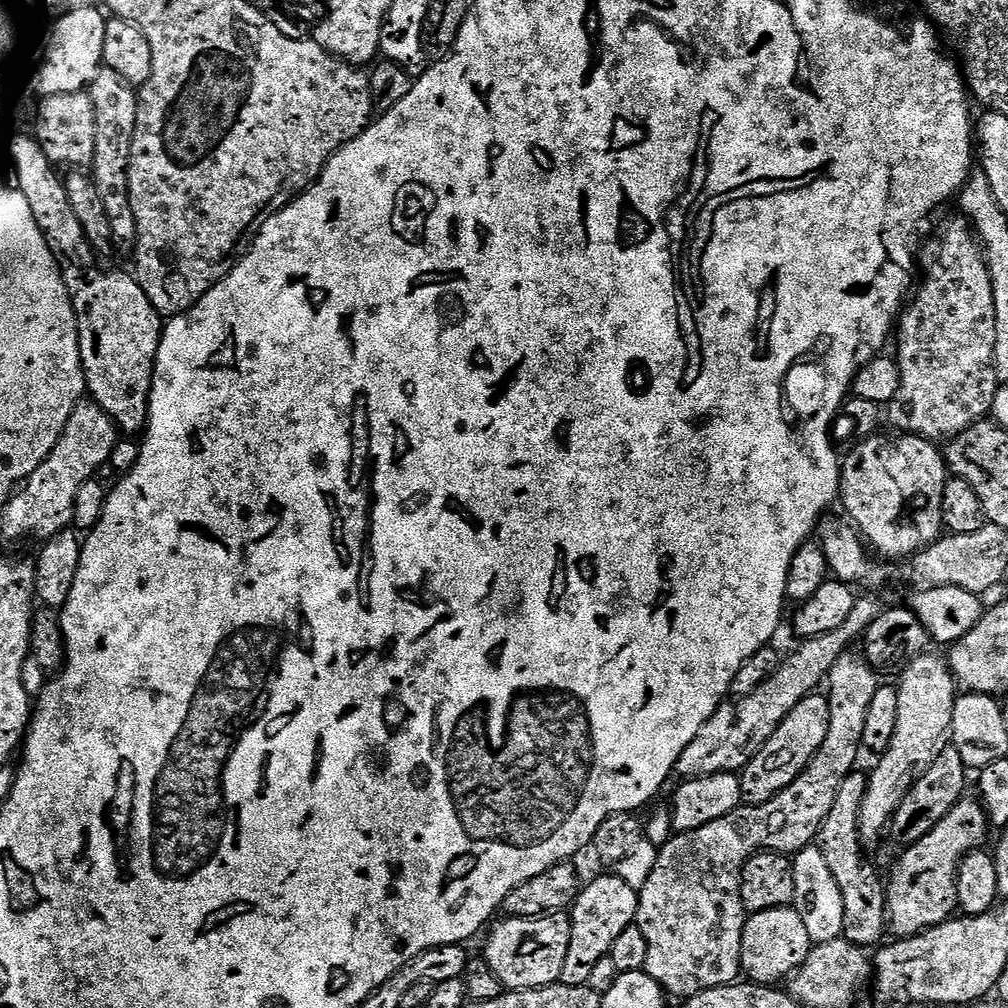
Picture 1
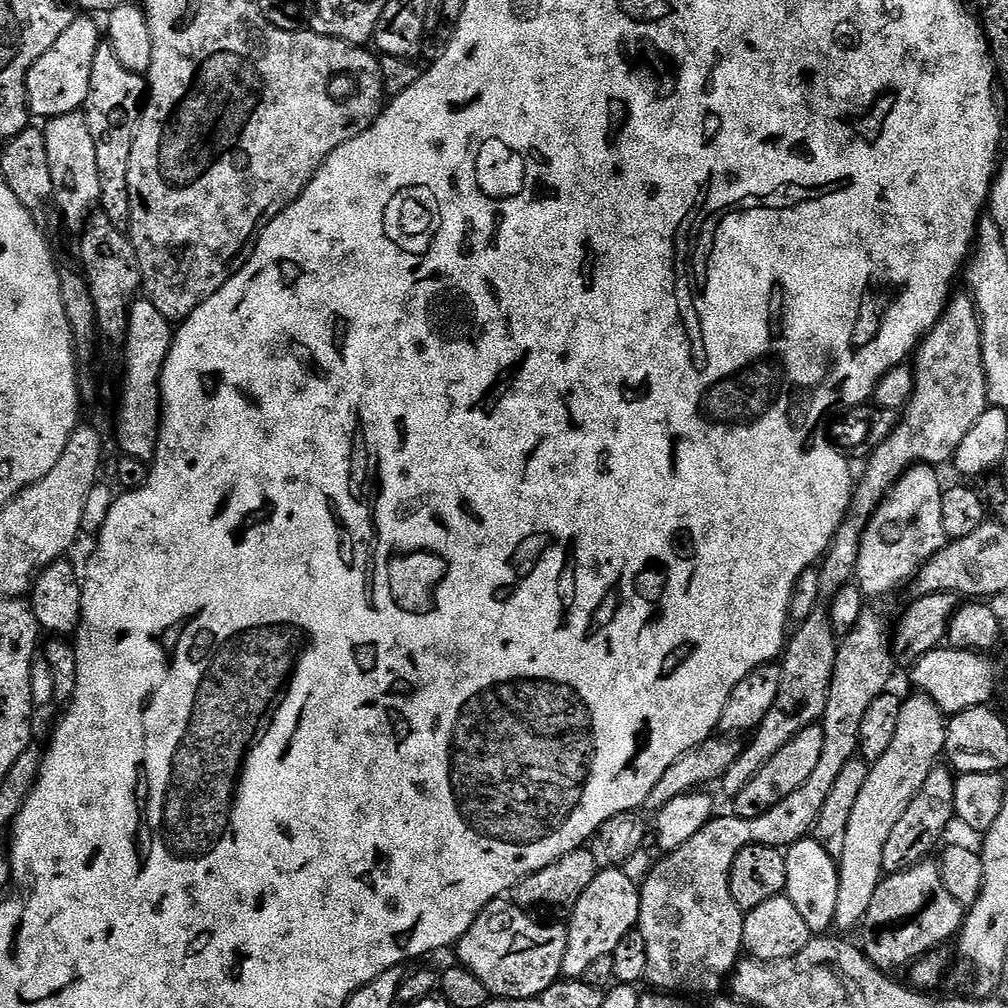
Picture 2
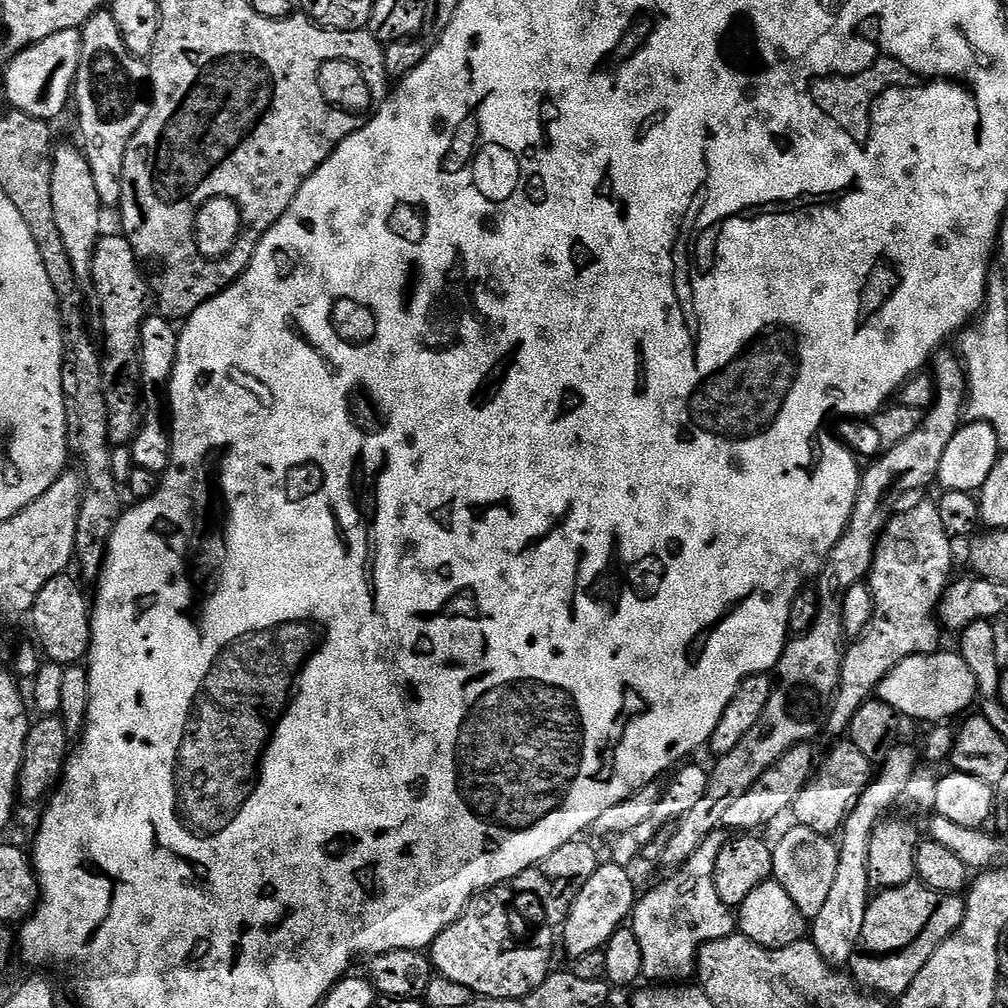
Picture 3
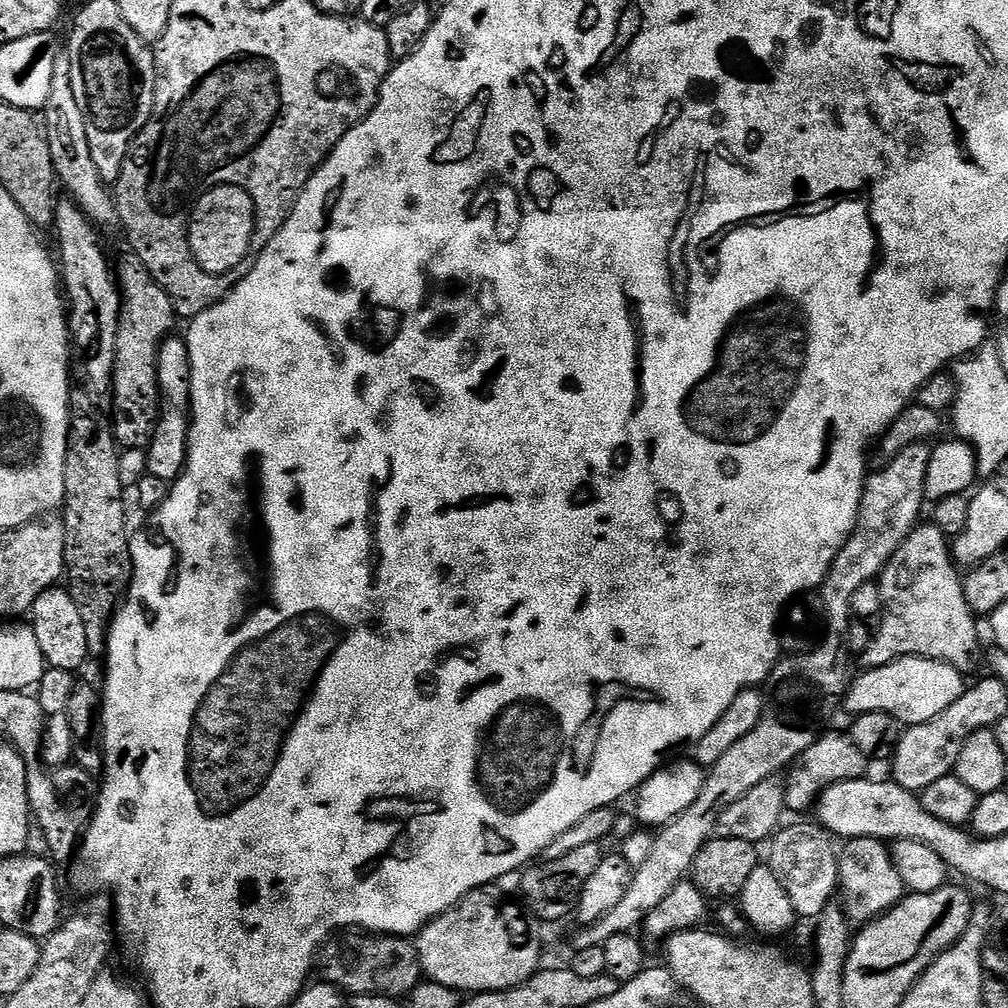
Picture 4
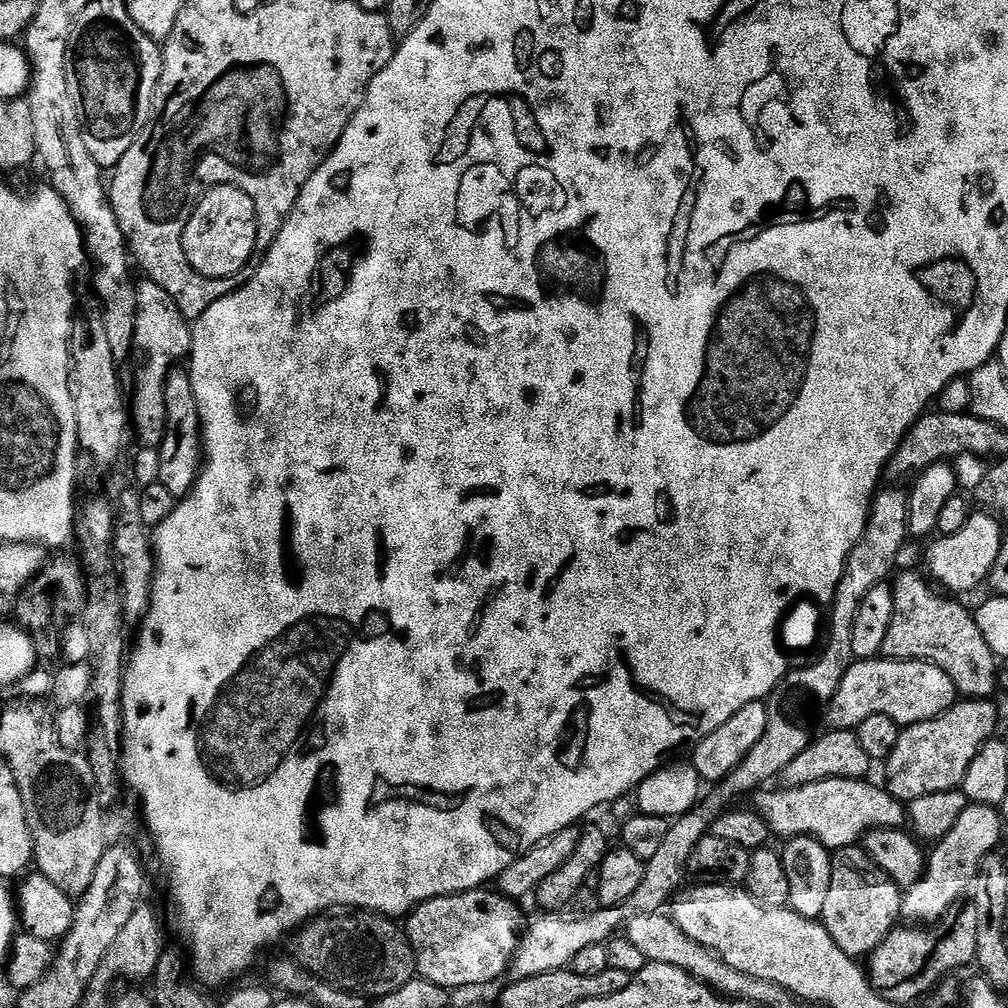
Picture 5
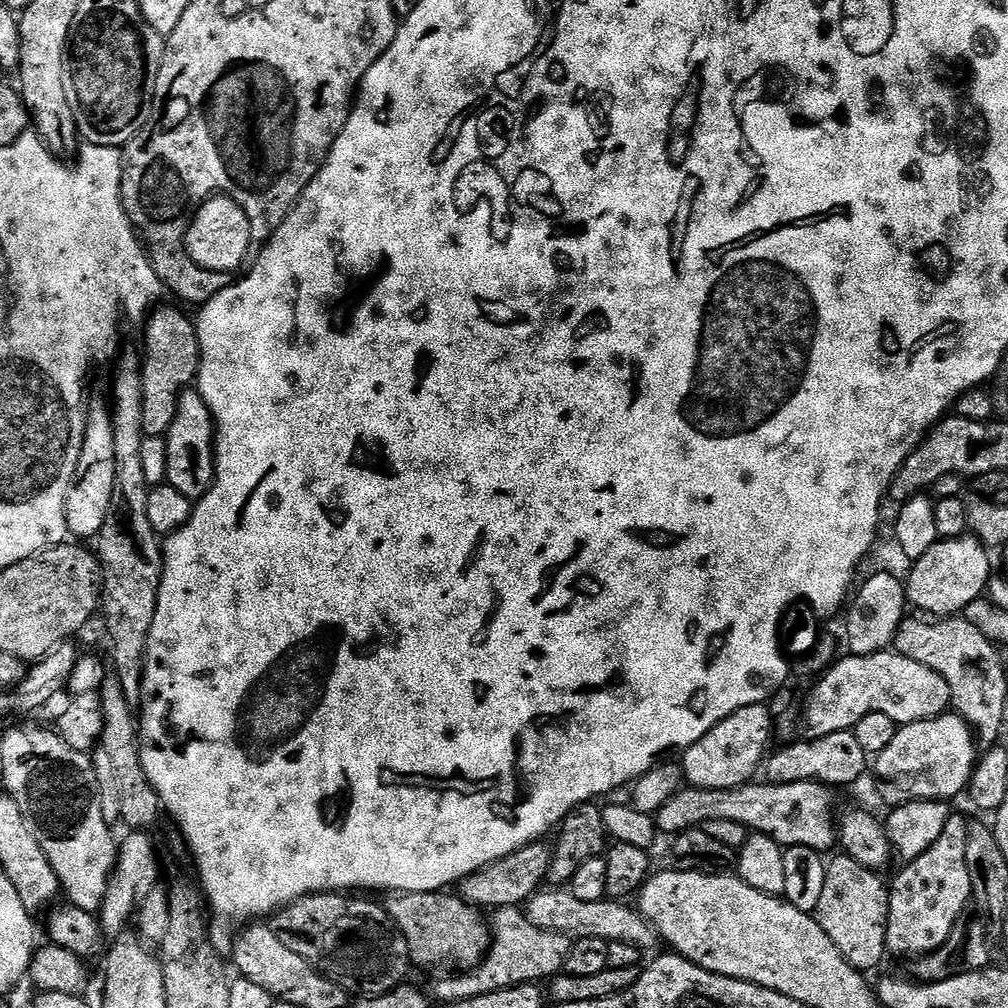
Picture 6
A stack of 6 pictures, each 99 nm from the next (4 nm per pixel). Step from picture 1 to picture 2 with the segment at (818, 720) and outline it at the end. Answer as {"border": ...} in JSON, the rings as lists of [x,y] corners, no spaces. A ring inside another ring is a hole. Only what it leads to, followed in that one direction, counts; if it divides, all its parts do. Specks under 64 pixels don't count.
{"border":[[[811,724],[806,730],[790,738],[790,742],[786,742],[786,746],[782,746],[782,750],[778,750],[778,754],[774,754],[774,758],[770,758],[766,766],[762,766],[762,770],[758,770],[756,777],[746,782],[746,786],[731,801],[731,811],[742,820],[758,818],[766,814],[766,810],[778,806],[782,798],[794,794],[794,790],[798,790],[798,786],[802,786],[806,778],[810,778],[818,758],[822,758],[823,741],[824,729],[820,724]]]}

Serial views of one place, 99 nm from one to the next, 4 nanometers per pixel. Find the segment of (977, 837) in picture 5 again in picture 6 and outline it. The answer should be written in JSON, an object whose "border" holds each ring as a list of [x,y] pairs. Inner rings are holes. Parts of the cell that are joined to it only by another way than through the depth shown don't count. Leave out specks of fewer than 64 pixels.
{"border":[[[949,815],[942,838],[917,860],[907,861],[896,881],[891,881],[886,930],[886,948],[891,955],[920,958],[937,952],[956,929],[957,920],[965,915],[964,907],[972,900],[970,870],[966,870],[968,825],[967,819]]]}

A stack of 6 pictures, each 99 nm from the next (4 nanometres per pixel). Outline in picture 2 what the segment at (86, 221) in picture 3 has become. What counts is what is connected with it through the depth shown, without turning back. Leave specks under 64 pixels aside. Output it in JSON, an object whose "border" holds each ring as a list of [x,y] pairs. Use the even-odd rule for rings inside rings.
{"border":[[[83,111],[53,116],[43,125],[46,138],[46,158],[50,158],[50,178],[54,208],[64,215],[68,228],[83,229],[88,215],[99,205],[98,150],[94,150],[94,138],[90,135],[88,119]]]}

